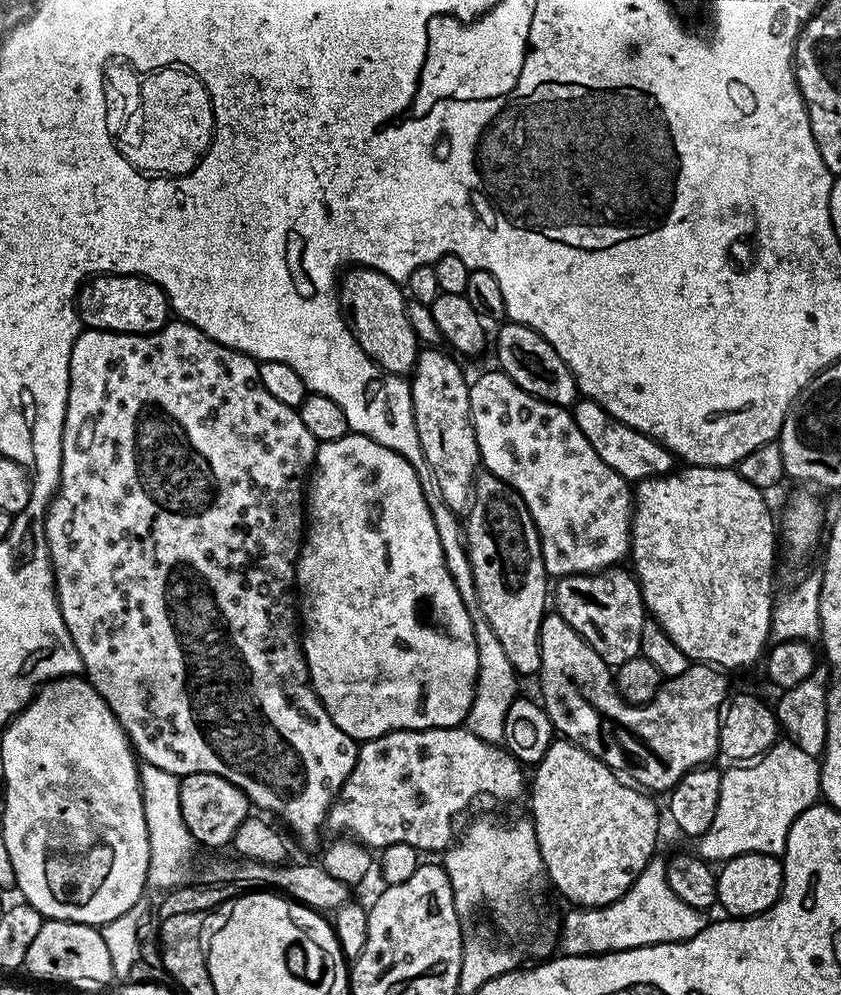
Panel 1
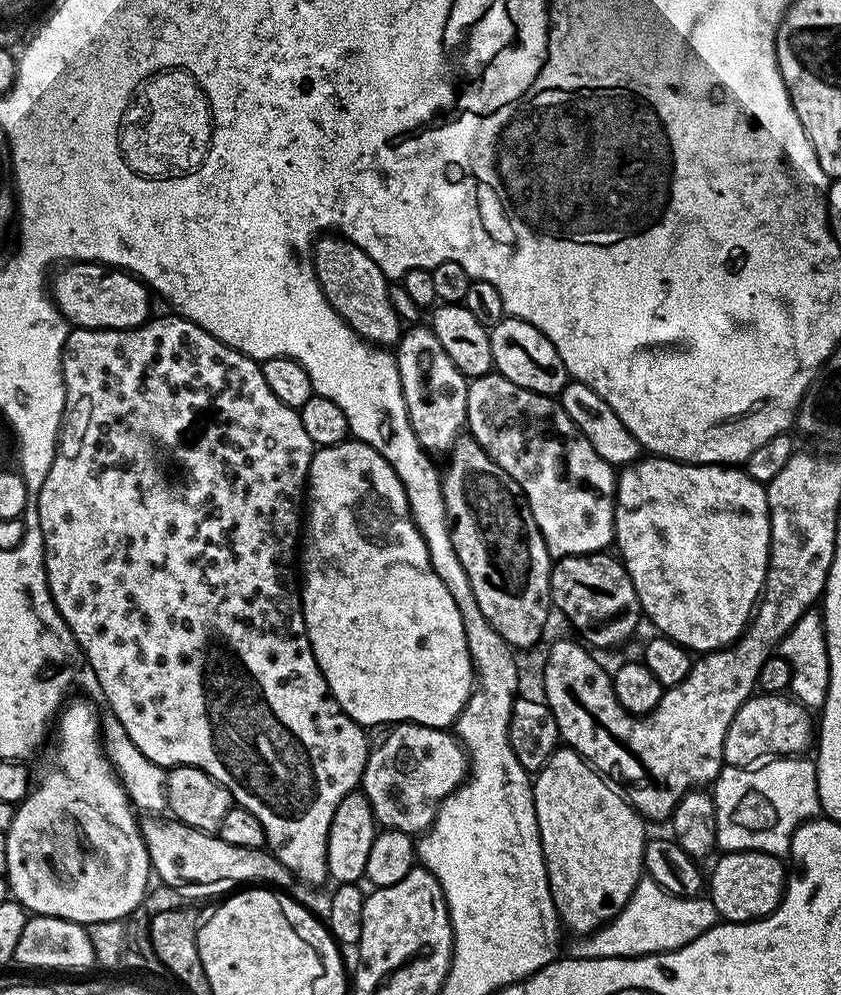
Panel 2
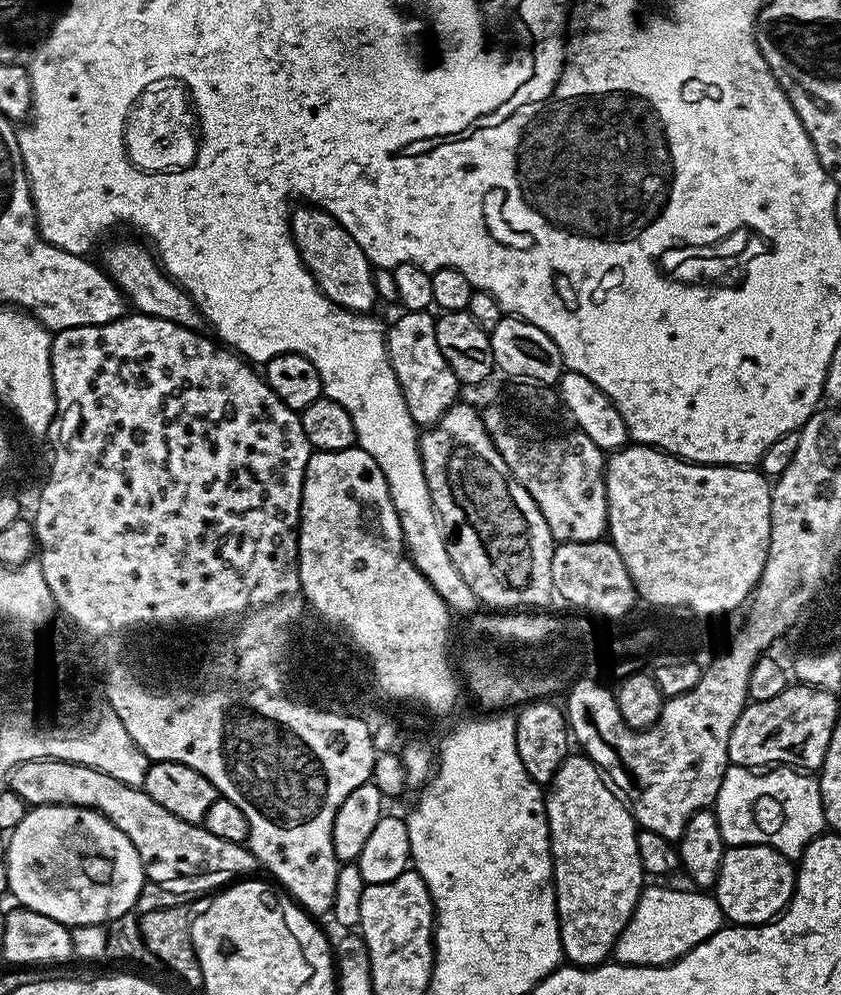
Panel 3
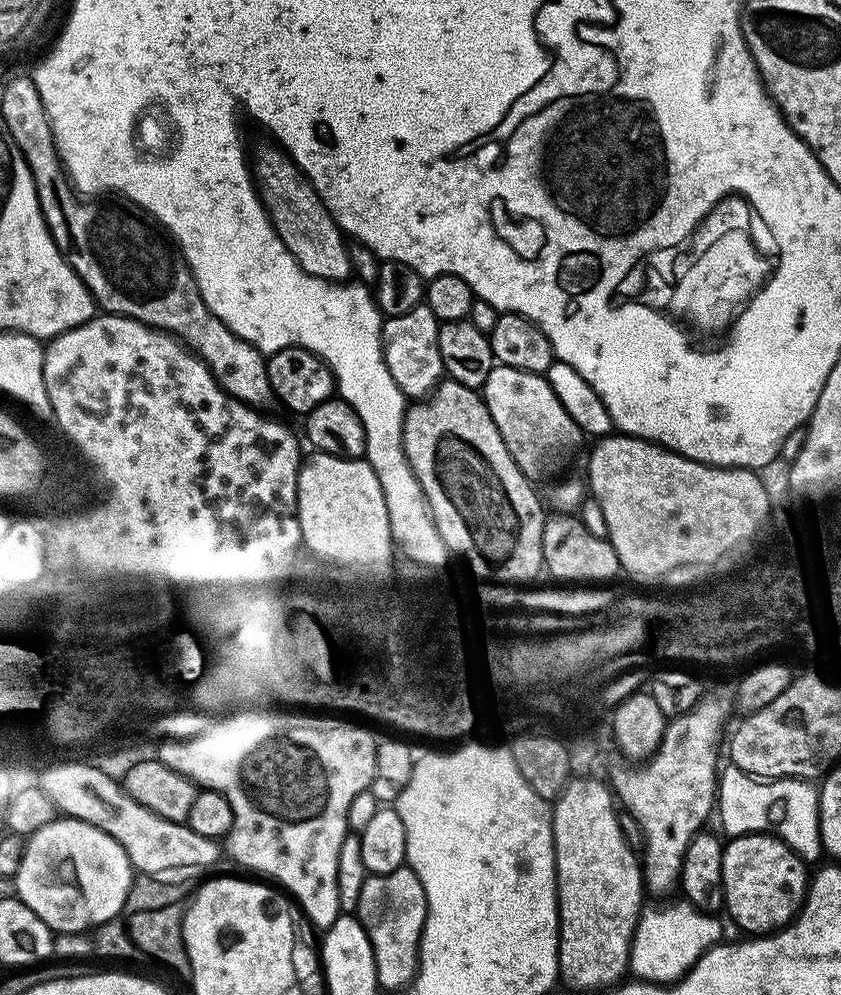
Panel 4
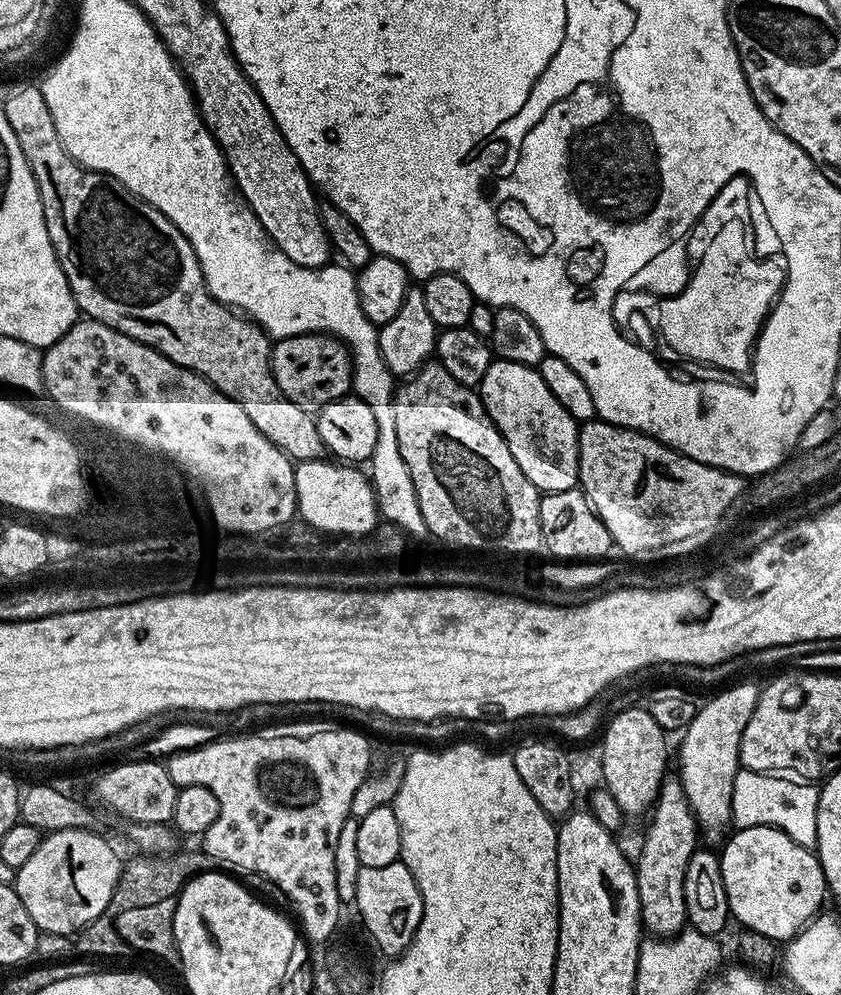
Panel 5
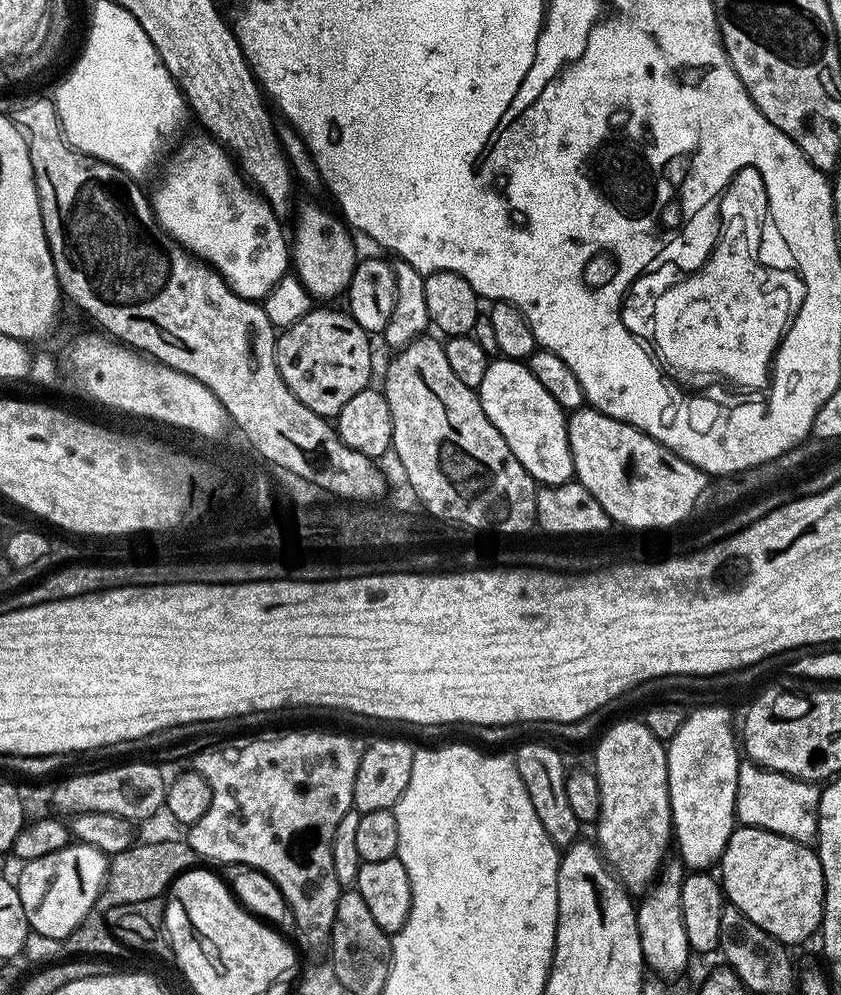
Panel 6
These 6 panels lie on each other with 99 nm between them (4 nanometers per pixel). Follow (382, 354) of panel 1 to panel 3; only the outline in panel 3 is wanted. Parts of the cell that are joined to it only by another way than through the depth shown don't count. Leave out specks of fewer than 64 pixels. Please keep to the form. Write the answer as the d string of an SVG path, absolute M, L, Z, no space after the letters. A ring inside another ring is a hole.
M300 206L291 213L292 241L296 244L298 260L317 289L324 291L325 301L333 300L348 312L368 312L378 297L375 290L374 266L366 258L362 246L329 212L315 206Z

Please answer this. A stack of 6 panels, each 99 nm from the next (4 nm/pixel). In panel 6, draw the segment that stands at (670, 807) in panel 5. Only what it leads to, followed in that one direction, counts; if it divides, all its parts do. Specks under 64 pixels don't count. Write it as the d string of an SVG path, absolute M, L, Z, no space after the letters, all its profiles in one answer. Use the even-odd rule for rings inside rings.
M672 858L665 863L660 870L660 875L652 882L652 887L643 893L642 899L636 904L636 921L640 927L640 941L642 942L642 954L644 963L649 969L652 968L657 977L669 978L668 976L680 976L688 968L688 956L690 949L686 938L686 926L682 926L682 882L686 875L686 868L679 859Z

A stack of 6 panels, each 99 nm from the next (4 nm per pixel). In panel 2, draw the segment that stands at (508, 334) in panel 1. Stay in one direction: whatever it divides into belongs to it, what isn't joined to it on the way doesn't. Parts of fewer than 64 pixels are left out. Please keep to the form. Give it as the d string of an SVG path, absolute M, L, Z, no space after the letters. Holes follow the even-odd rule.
M505 318L490 330L492 337L492 362L495 371L500 375L510 378L514 386L537 392L543 396L559 397L570 377L558 350L554 350L554 342L542 334L530 322Z

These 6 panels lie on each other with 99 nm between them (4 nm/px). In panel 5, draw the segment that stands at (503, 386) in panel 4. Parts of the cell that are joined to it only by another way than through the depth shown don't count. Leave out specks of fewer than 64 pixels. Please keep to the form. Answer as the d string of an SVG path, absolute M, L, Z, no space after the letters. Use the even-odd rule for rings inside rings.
M497 359L487 368L483 381L478 385L478 394L487 410L488 416L503 434L503 438L514 455L515 461L526 474L532 485L541 493L558 493L570 490L580 481L580 436L579 423L550 392L539 371L527 364L512 363Z

